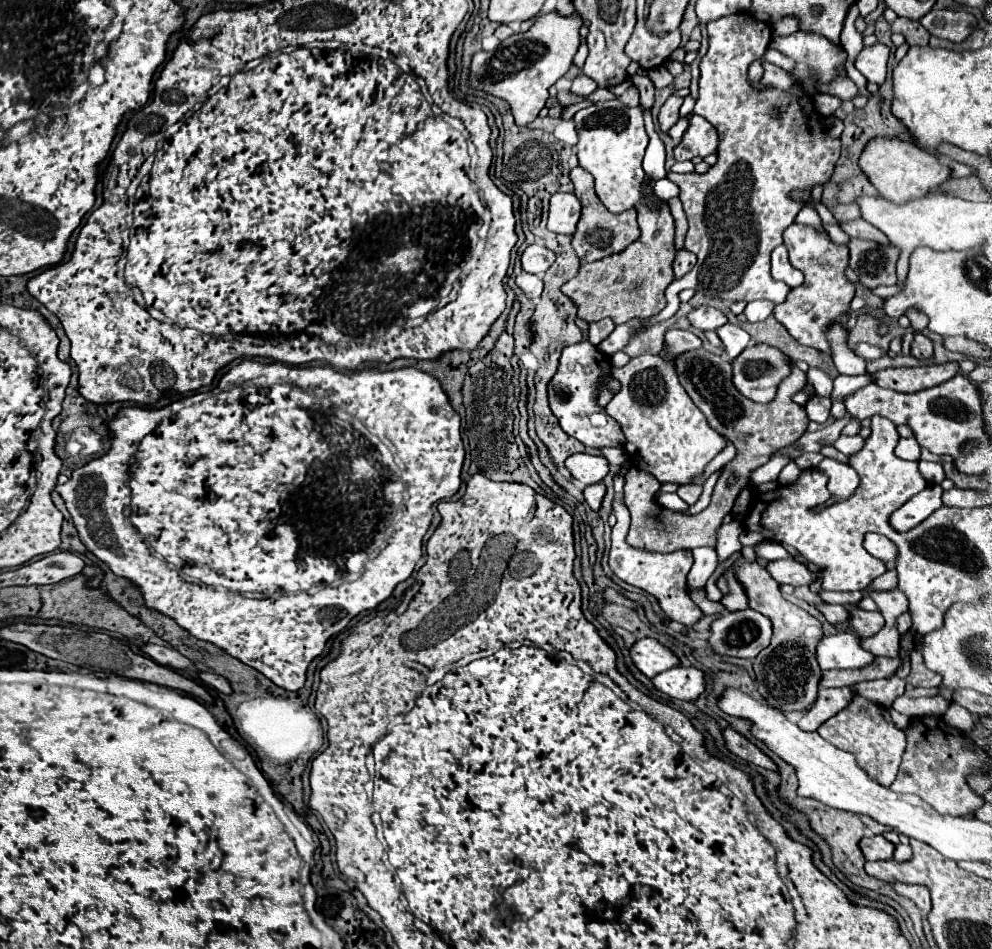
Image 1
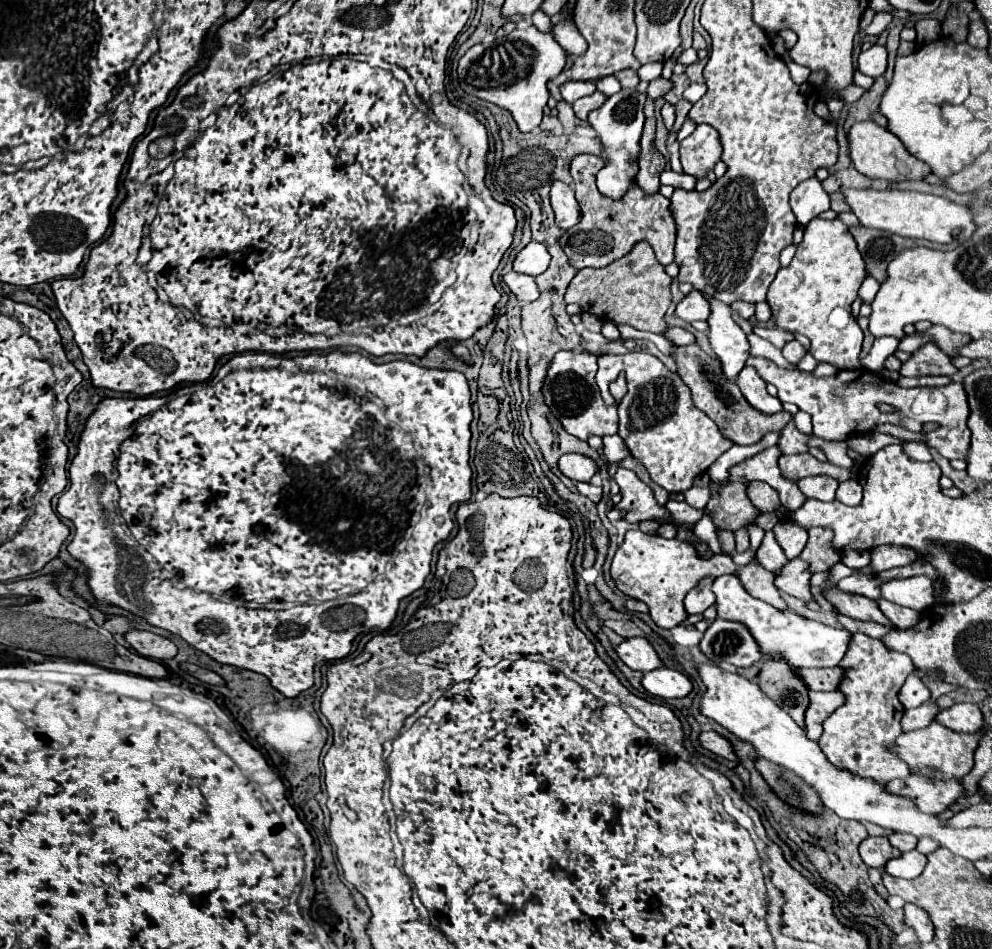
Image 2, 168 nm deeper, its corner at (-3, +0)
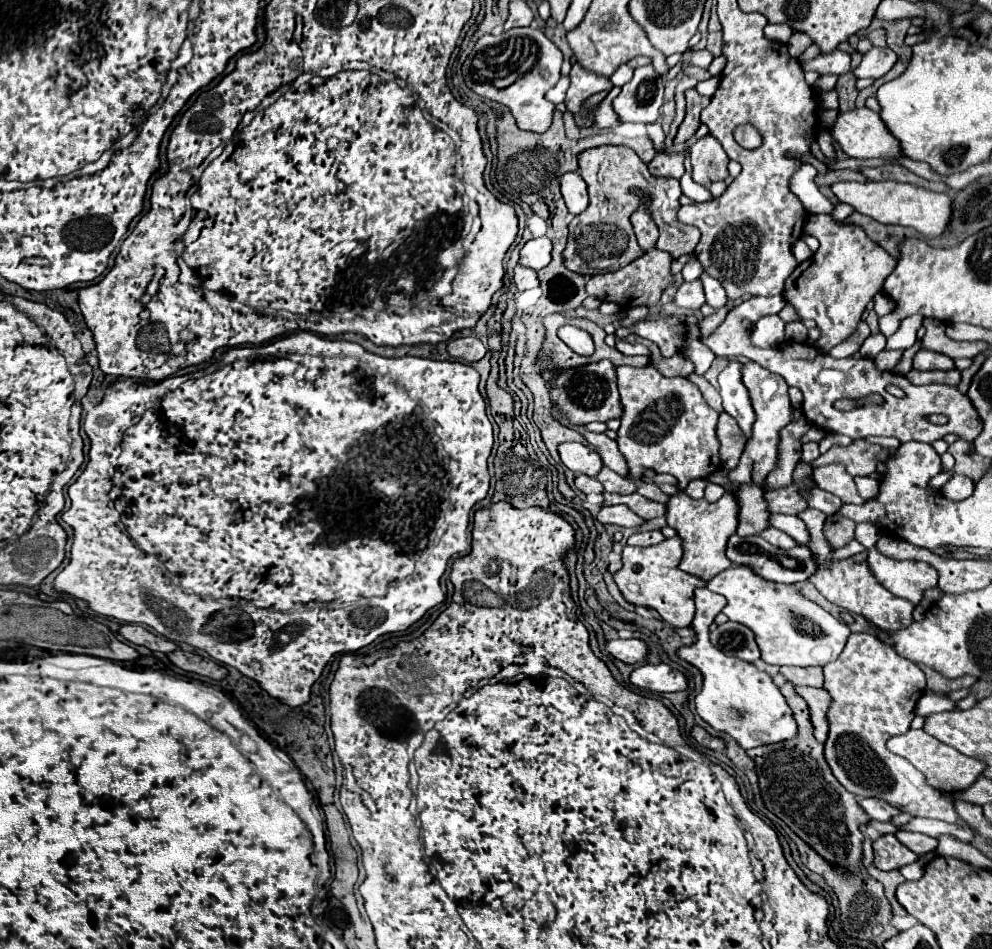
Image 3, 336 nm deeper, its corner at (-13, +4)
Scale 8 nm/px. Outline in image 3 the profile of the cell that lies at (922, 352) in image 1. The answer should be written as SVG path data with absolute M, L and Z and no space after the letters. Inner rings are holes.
M921 348L913 358L913 368L921 372L923 370L955 370L955 362L945 354Z

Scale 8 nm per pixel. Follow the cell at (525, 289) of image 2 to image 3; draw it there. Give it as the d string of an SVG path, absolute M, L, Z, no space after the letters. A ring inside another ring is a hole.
M517 264L517 266L515 266L515 276L513 276L513 282L515 282L515 286L517 286L517 290L519 290L519 292L539 286L537 272L535 272L535 270L529 270L529 268L521 266L521 264Z

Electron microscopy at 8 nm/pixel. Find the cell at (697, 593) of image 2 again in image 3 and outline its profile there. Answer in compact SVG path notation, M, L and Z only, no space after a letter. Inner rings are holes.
M697 588L695 590L695 618L693 618L697 642L691 646L683 646L677 652L679 658L697 666L703 674L703 690L695 698L697 714L717 732L727 732L729 736L733 736L745 750L761 746L761 744L793 740L799 732L797 722L783 694L773 684L771 676L757 670L753 664L747 664L739 658L731 658L723 654L721 650L717 650L715 646L711 646L709 626L713 618L723 610L723 606L725 606L723 596L707 588Z

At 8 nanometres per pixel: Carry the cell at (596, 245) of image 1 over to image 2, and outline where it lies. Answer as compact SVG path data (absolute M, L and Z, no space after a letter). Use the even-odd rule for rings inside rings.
M579 154L571 160L571 176L575 182L575 196L581 206L581 220L577 226L565 230L565 234L559 238L561 248L569 258L569 264L573 264L573 268L577 270L609 266L617 258L625 256L639 240L647 240L653 246L661 264L671 264L677 228L669 210L670 199L659 192L645 194L637 186L637 182L633 182L633 186L629 186L629 194L625 194L625 198L619 198L619 202L613 202L597 190L595 174L601 170L601 166L605 166L605 158L593 154Z

